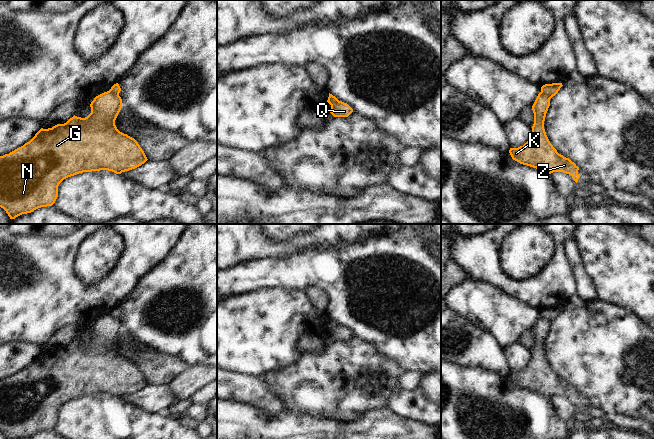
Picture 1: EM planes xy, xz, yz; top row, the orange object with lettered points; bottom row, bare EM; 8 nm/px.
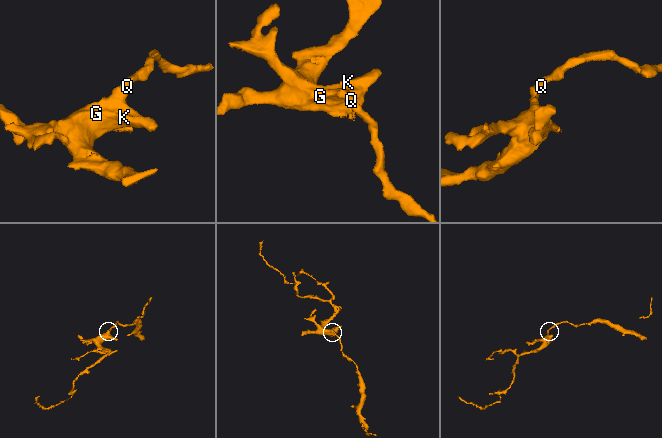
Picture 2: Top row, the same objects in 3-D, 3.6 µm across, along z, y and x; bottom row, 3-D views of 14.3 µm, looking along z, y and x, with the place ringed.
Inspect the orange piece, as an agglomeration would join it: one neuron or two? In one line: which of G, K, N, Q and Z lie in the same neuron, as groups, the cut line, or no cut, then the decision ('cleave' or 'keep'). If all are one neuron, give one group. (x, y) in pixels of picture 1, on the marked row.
G K N Z / Q; cut in xy along (109, 90), (118, 95); cleave

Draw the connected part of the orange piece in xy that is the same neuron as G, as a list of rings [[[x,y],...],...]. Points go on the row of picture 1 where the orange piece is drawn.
[[[111,91],[104,92],[94,98],[90,107],[91,113],[87,117],[74,115],[64,124],[57,124],[48,129],[41,128],[29,142],[9,154],[0,156],[0,207],[6,211],[10,219],[41,207],[52,206],[58,197],[59,184],[68,177],[100,170],[121,174],[141,166],[148,160],[138,142],[120,132],[115,125],[122,108],[122,99],[119,95]]]

